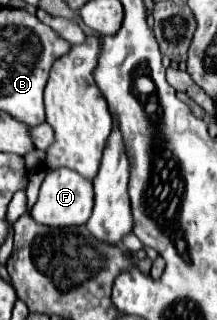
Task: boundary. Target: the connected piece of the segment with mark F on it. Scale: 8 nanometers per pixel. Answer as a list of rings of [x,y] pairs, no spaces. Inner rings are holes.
[[[61,167],[47,173],[39,191],[39,199],[31,209],[31,217],[47,227],[75,227],[87,223],[87,219],[91,217],[91,209],[93,209],[93,185],[85,181],[77,171]]]

